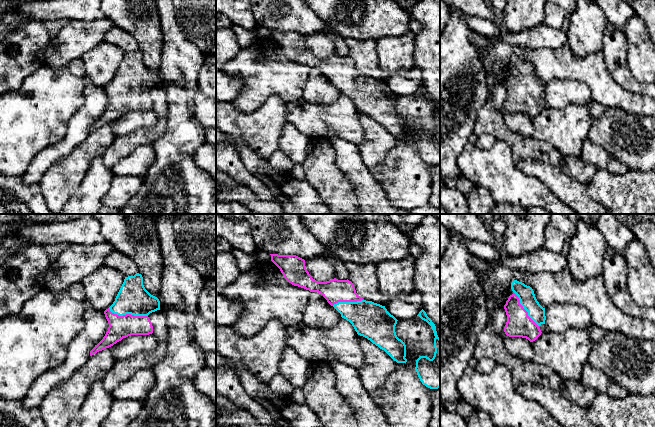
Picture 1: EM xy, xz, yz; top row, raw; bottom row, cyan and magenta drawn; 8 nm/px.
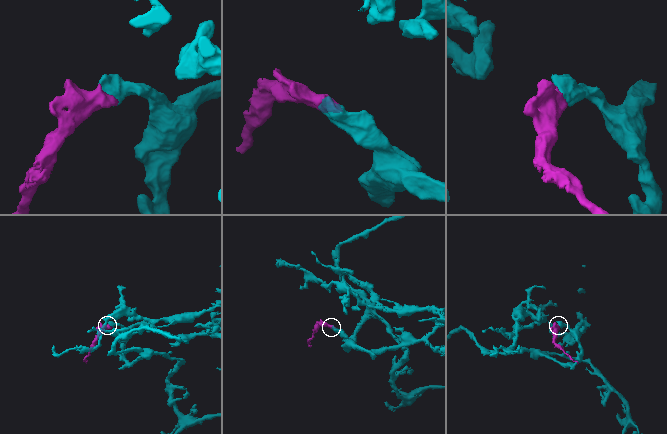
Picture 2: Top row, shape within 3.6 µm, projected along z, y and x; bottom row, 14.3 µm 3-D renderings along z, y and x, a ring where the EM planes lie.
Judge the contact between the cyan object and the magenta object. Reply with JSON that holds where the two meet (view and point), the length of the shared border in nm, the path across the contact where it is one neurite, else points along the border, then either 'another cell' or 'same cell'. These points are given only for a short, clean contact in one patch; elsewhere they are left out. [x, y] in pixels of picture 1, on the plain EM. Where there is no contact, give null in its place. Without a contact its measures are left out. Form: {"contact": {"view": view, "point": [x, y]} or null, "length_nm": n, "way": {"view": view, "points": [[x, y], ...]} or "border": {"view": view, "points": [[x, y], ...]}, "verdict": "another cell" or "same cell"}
{"contact": {"view": "xy", "point": [128, 89]}, "length_nm": 320, "verdict": "same cell"}

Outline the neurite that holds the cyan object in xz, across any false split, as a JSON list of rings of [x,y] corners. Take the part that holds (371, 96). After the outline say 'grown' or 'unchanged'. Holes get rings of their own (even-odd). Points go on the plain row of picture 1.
[[[270,31],[289,59],[320,69],[342,94],[352,100],[358,111],[384,126],[397,139],[407,138],[406,121],[395,108],[398,96],[385,82],[361,74],[348,55],[314,56],[306,45],[305,36],[296,31]]]; grown

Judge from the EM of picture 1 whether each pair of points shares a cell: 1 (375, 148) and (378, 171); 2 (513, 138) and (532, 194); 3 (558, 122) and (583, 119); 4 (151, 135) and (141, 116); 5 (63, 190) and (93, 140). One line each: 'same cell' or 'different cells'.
1: different cells
2: different cells
3: same cell
4: different cells
5: same cell

